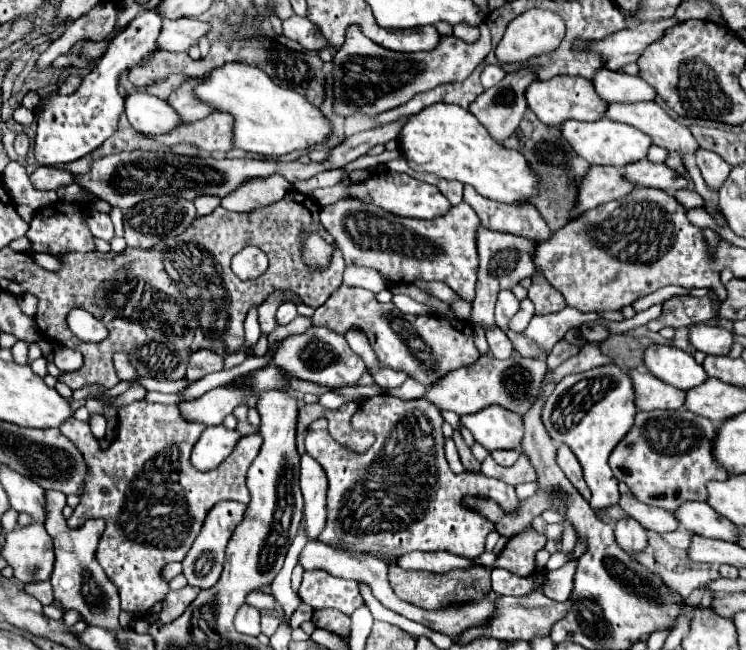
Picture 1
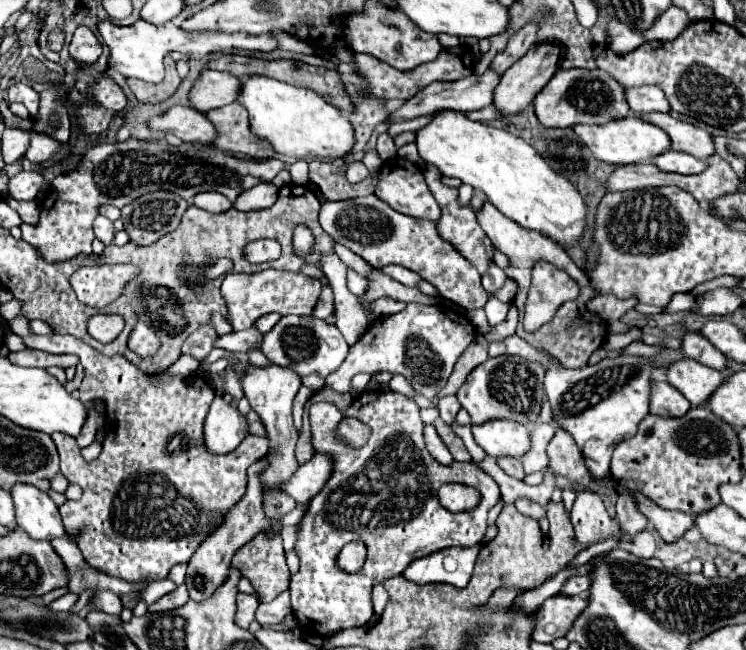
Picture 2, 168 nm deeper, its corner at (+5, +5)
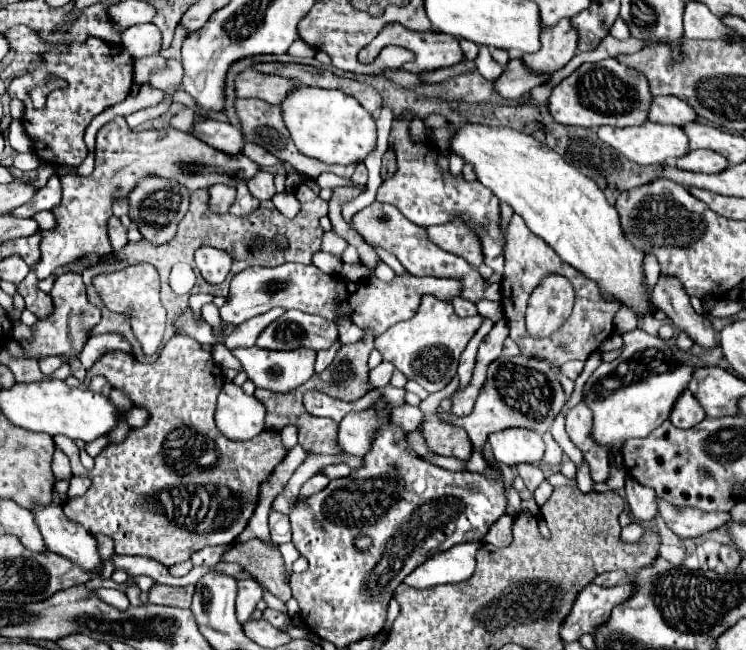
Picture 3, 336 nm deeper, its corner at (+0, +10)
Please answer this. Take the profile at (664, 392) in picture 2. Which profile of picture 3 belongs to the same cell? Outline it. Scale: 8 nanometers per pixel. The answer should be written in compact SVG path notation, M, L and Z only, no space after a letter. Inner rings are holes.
M685 391L679 397L679 401L675 403L671 411L671 423L679 429L691 429L693 425L701 423L705 417L707 417L705 409L699 405L699 401L689 391Z

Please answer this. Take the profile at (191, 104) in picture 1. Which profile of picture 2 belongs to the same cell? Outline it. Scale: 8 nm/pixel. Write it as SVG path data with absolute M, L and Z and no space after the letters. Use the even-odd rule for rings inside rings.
M204 68L188 92L190 106L198 112L208 112L212 108L226 106L236 100L240 90L240 80L228 72L216 72Z

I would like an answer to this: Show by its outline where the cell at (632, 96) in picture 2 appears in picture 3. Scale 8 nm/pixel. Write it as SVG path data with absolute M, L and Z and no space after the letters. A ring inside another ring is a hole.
M669 95L669 97L655 97L649 111L649 121L661 125L675 125L685 127L687 123L697 121L697 113L685 101Z

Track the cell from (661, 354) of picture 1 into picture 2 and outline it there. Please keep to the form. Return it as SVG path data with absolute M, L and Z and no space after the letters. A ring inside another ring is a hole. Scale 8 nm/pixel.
M682 358L678 362L668 364L666 378L688 398L692 406L702 406L710 398L710 394L722 384L724 374L696 360Z

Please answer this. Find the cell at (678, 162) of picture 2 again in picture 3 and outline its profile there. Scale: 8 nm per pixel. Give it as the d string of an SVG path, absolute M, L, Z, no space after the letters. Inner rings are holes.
M697 149L697 151L689 151L685 157L677 159L675 165L679 169L685 171L695 171L695 173L721 173L729 167L729 161L725 157L721 157L721 153L717 151L709 151L709 149Z

